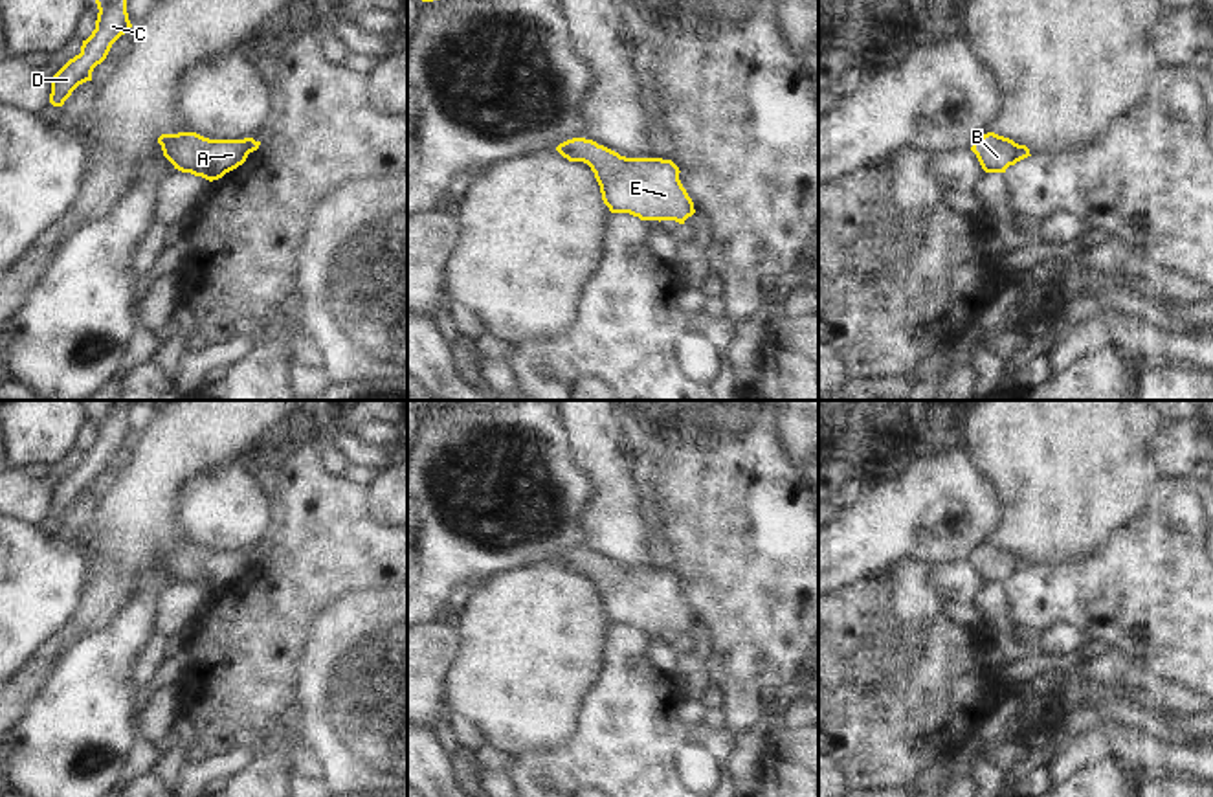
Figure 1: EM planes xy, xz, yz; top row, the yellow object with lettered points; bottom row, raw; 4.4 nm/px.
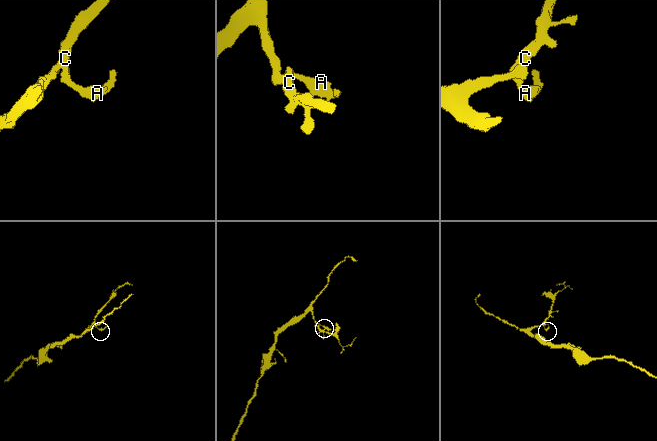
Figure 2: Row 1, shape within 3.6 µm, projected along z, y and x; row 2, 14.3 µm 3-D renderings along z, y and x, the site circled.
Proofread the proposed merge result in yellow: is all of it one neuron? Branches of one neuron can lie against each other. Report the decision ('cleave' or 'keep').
keep

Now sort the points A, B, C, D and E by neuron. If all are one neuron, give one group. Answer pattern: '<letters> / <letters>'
A B C D E

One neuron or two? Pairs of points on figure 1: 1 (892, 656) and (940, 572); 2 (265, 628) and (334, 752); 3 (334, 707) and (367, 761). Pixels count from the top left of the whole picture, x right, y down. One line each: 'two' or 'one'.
1: one
2: two
3: one

